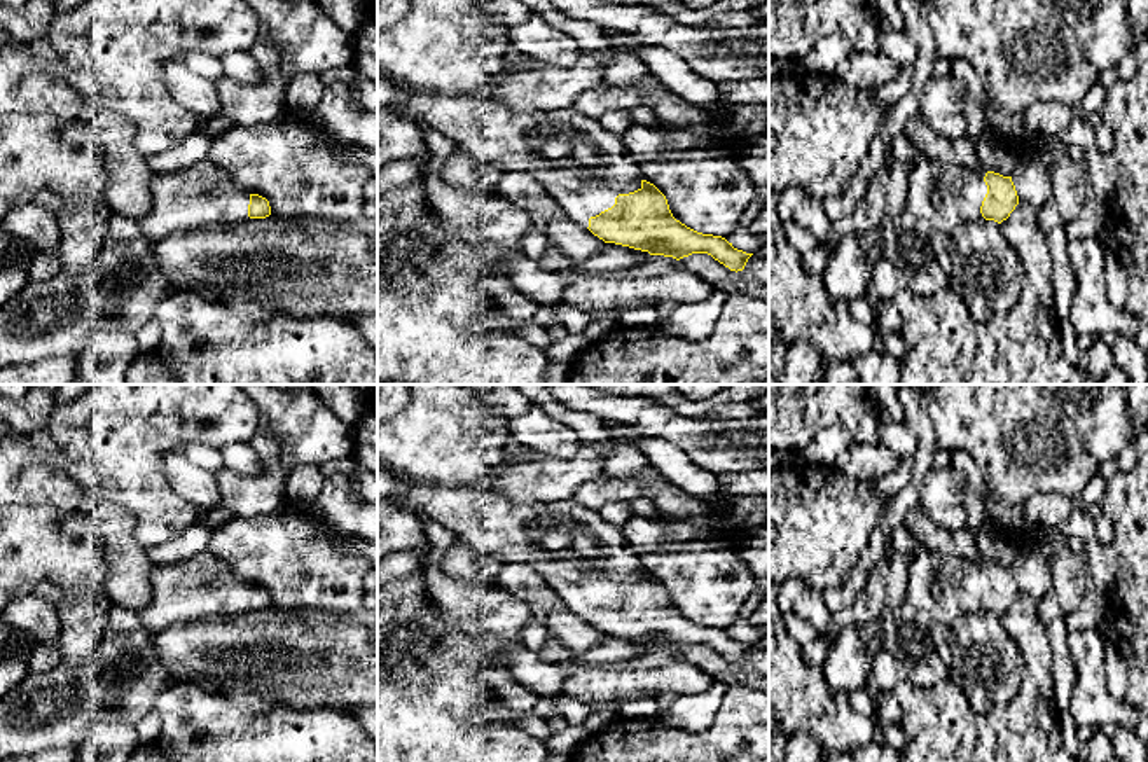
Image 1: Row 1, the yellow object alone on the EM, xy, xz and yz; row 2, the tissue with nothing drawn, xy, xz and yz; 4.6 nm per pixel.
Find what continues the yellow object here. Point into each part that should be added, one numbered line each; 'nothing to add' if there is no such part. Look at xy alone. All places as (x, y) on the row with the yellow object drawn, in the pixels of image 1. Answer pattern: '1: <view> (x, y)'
1: xy (196, 198)

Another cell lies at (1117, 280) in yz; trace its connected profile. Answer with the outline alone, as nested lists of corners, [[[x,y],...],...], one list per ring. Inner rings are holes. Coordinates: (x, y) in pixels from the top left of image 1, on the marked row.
[[[1103,225],[1097,232],[1099,241],[1104,245],[1104,274],[1108,285],[1108,301],[1117,309],[1125,309],[1125,302],[1129,297],[1129,276],[1115,252],[1106,245],[1106,232]]]

